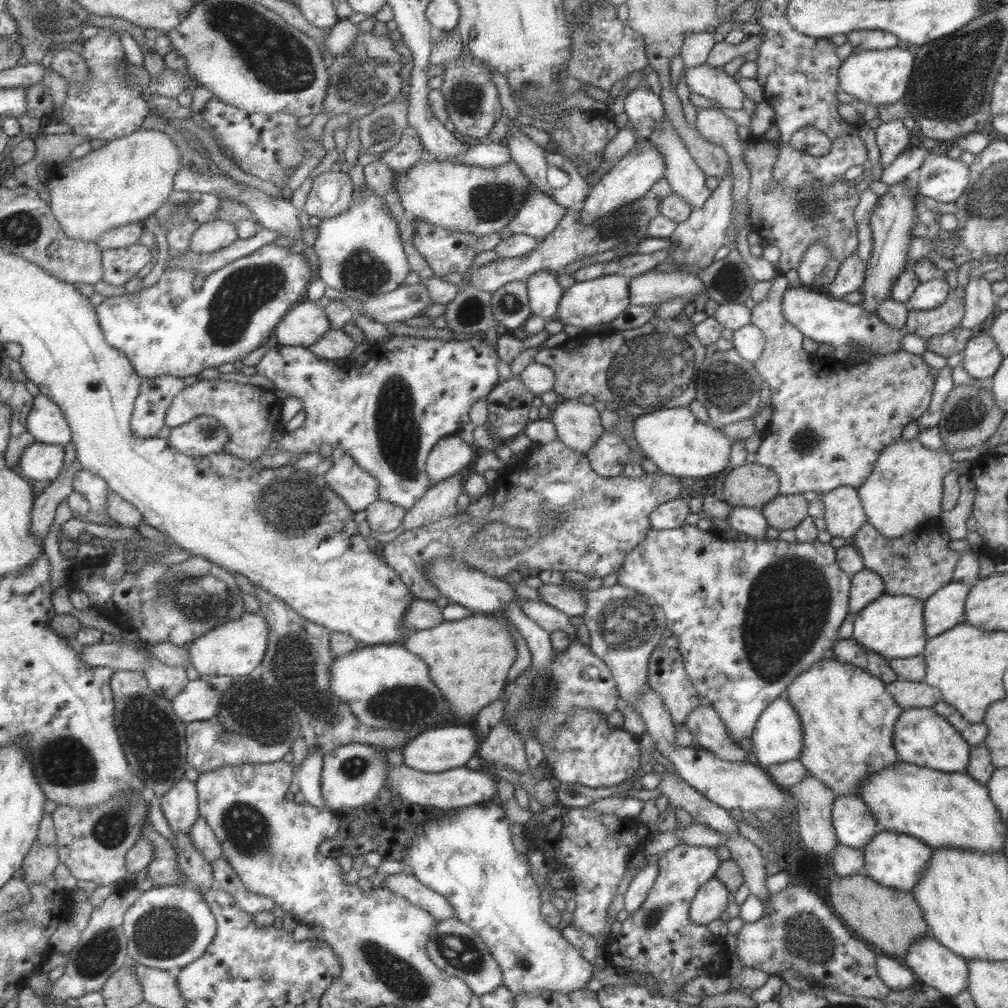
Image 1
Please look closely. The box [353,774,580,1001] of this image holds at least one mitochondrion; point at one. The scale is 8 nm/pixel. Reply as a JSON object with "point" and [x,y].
{"point":[462,953]}

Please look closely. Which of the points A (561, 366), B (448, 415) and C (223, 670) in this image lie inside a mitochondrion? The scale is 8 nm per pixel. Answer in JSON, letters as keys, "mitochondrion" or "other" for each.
{"A":"other","B":"other","C":"other"}

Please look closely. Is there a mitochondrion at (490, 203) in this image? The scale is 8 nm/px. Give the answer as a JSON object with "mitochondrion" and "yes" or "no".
{"mitochondrion":"yes"}

